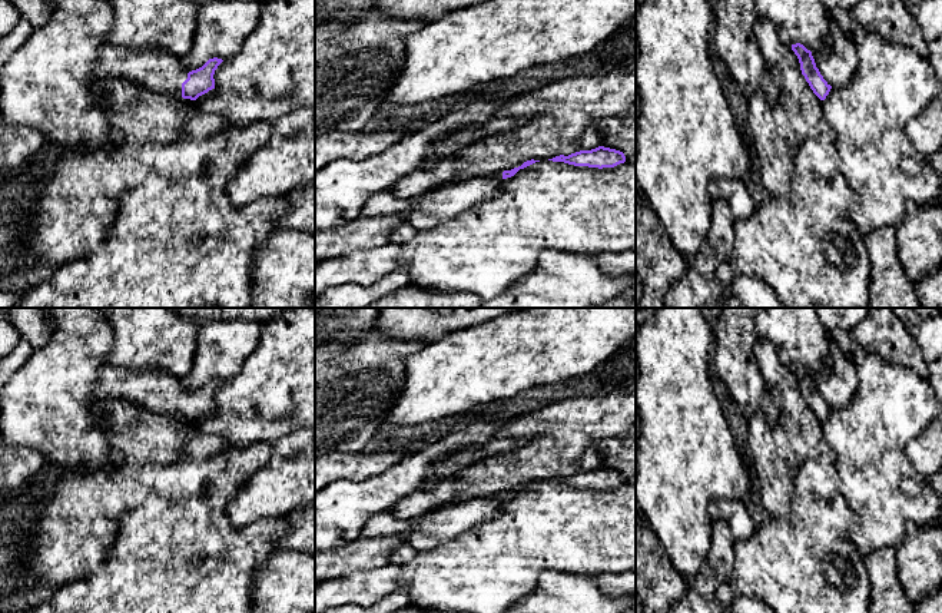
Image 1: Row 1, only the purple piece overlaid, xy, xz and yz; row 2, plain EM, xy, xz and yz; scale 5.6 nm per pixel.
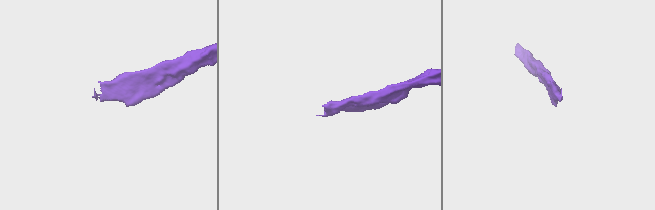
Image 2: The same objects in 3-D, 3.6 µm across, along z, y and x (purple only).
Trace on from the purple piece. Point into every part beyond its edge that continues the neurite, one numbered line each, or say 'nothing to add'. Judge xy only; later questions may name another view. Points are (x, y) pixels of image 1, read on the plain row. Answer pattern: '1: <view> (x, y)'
1: xy (159, 391)

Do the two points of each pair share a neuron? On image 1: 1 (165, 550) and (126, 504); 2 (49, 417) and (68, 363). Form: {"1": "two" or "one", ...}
{"1": "two", "2": "one"}

